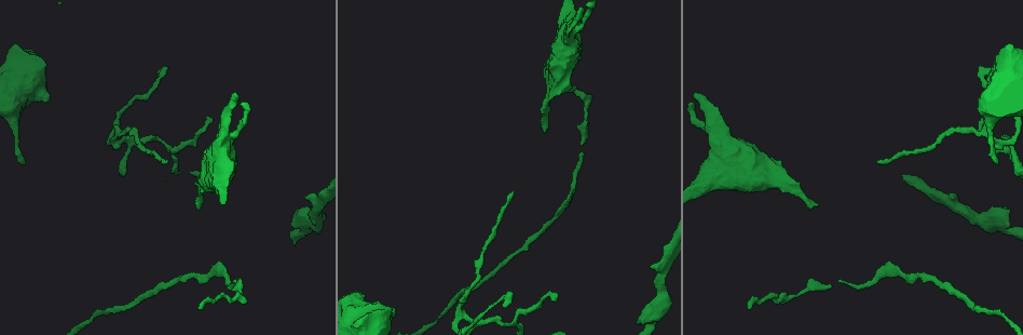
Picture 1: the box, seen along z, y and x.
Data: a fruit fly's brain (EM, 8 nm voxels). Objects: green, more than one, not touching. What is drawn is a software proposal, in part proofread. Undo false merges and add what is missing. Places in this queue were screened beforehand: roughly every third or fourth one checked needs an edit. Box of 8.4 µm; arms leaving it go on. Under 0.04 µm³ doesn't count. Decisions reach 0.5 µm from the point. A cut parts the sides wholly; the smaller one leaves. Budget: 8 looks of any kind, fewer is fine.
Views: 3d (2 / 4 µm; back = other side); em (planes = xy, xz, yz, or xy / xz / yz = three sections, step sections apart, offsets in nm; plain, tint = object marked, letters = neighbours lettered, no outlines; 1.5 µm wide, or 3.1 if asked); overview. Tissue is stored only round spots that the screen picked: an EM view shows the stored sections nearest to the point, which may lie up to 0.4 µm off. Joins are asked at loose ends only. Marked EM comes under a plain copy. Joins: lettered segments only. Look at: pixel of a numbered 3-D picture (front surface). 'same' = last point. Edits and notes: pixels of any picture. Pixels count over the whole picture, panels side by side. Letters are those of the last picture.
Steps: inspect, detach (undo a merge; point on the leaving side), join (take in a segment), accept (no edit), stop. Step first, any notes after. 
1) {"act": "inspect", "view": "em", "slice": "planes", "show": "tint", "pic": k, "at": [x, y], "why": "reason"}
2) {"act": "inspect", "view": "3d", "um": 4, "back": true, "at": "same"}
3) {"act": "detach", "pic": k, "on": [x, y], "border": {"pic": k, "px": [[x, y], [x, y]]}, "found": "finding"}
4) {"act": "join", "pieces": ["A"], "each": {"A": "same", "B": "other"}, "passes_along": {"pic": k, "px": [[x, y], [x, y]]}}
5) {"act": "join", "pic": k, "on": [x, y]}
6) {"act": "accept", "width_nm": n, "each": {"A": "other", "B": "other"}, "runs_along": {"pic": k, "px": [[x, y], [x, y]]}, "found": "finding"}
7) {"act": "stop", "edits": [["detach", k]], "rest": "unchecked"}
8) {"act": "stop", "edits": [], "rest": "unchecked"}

{"act": "inspect", "view": "em", "slice": "planes", "show": "letters", "pic": 1, "at": [998, 164], "why": "tapers out"}

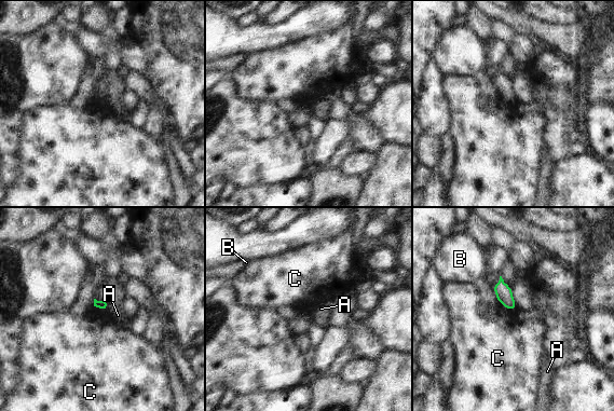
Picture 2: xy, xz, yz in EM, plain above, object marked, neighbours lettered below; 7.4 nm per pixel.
{"act": "accept", "each": {"A": "other", "B": "other", "C": "other"}, "found": "no lettered segment goes on from it"}

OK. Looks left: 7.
{"act": "inspect", "view": "3d", "um": 4, "pic": 1, "at": [161, 69], "why": "long arm stops here"}

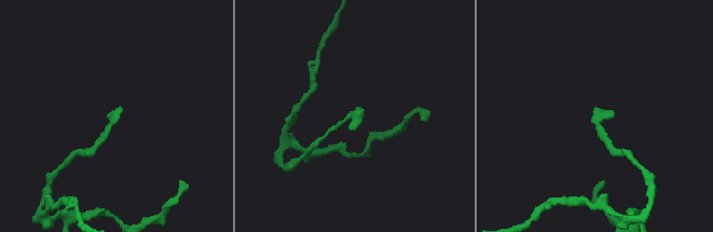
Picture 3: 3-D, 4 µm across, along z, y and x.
{"act": "inspect", "view": "em", "slice": "planes", "show": "letters", "pic": 3, "at": [115, 114]}

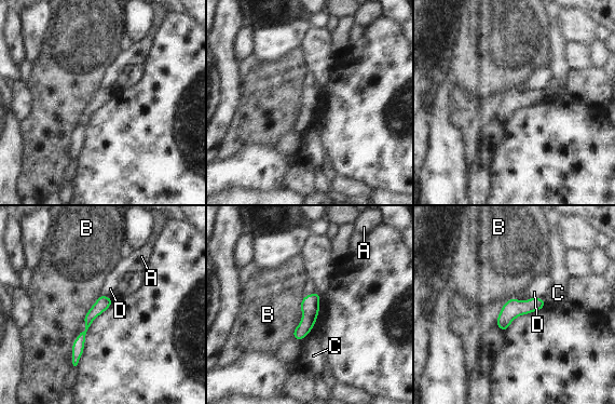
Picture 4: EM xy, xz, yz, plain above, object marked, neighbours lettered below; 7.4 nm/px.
{"act": "accept", "each": {"A": "other", "B": "other", "C": "other", "D": "other"}, "border": {"pic": 4, "px": [[297, 325], [291, 338]]}, "found": "no lettered segment goes on from it"}

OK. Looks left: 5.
{"act": "inspect", "view": "em", "slice": "planes", "show": "letters", "pic": 1, "at": [293, 227], "why": "an open end"}

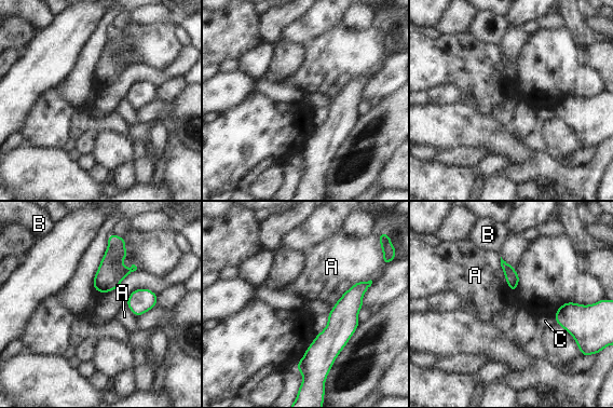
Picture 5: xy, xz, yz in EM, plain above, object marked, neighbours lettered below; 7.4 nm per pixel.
{"act": "accept", "longest_contact_nm": ["A", 360], "each": {"A": "other", "B": "other", "C": "other"}, "runs_along": {"pic": 5, "px": [[365, 284], [339, 330], [300, 367]]}, "found": "none of them fits"}

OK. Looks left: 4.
{"act": "stop", "edits": [], "rest": "unchecked"}

